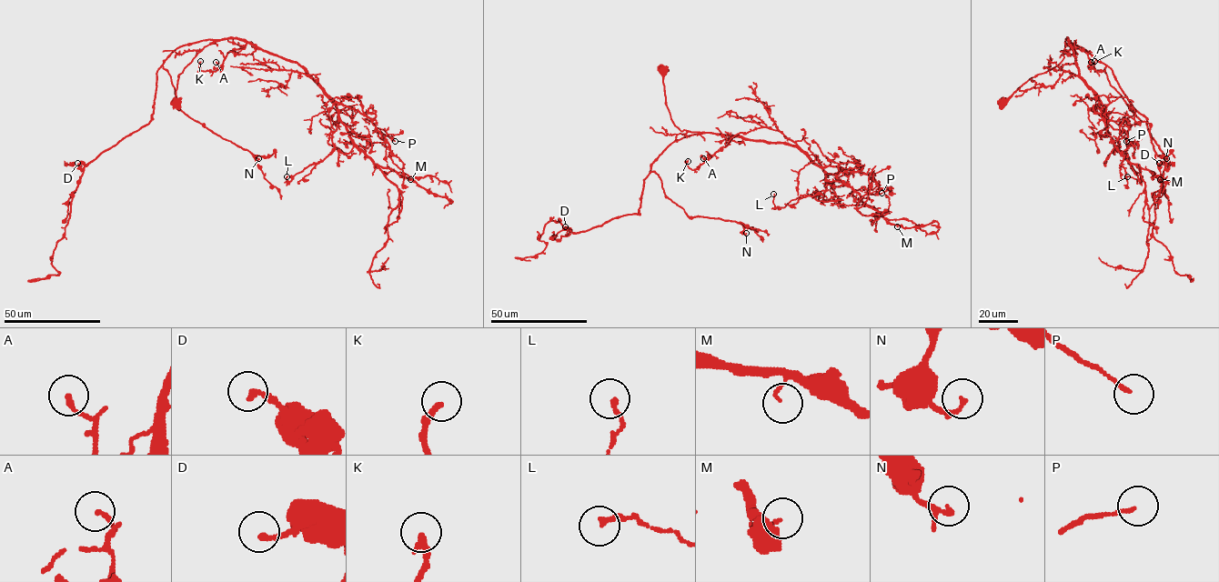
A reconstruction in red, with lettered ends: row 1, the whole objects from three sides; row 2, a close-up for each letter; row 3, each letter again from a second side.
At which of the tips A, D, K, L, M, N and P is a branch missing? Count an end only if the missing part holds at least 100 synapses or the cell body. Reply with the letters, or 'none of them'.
none of them

